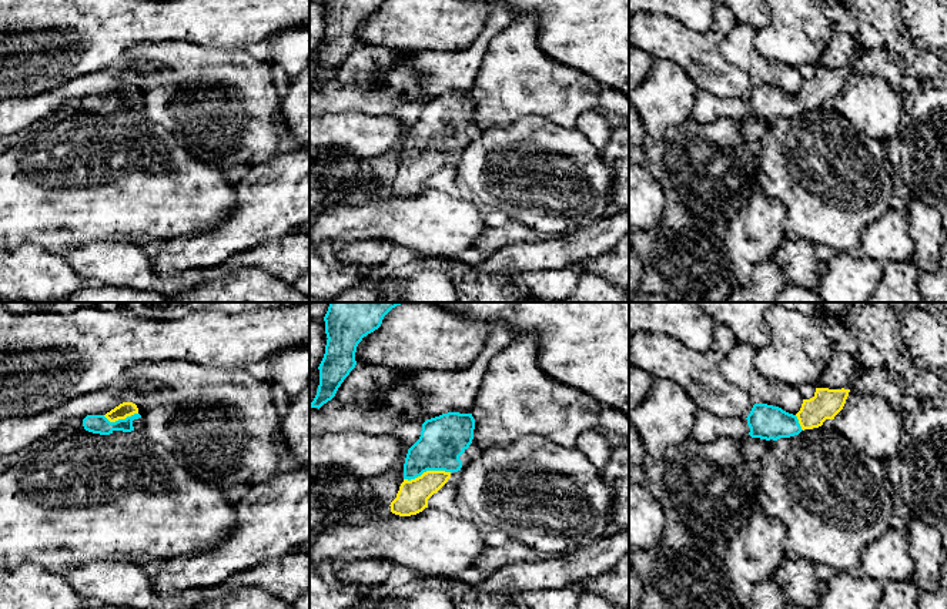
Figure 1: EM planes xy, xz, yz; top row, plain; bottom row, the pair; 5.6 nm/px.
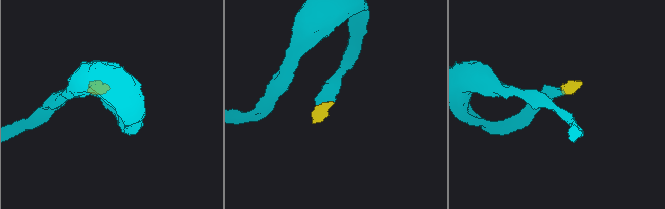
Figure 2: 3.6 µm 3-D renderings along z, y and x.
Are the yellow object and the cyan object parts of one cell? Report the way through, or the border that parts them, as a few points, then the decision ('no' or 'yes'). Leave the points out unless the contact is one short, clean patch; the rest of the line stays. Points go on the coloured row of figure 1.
runs through xz (412, 497), (427, 471), (444, 438); yes

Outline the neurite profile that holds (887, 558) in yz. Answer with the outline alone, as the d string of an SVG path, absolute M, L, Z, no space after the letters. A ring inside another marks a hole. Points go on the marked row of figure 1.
M889 528L880 538L861 549L860 563L867 576L881 583L910 580L914 573L914 563L908 553L906 531Z

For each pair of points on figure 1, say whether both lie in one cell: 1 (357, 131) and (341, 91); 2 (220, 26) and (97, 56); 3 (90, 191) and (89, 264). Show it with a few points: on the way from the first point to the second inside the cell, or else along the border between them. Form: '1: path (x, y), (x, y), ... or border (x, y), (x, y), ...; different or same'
1: border (324, 109), (381, 116); different
2: path (190, 24), (127, 26); same
3: border (121, 238), (93, 240), (63, 251); different

